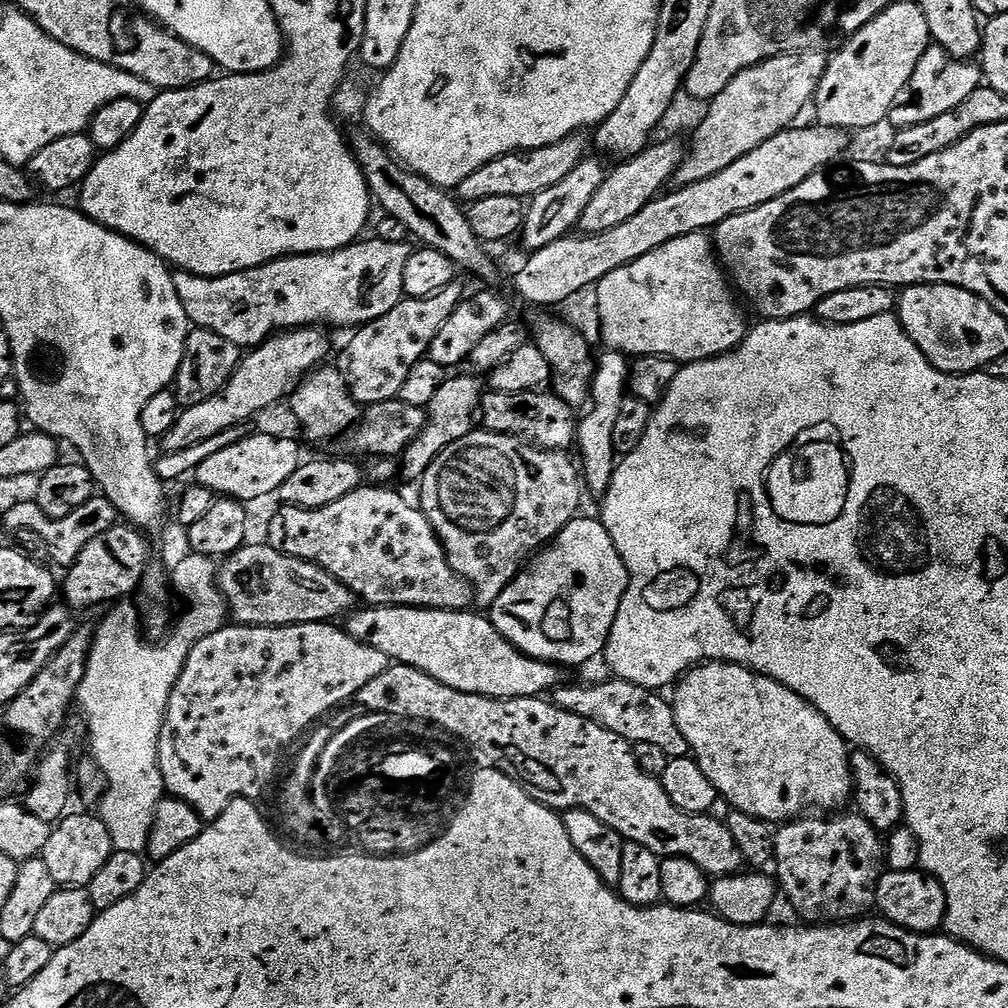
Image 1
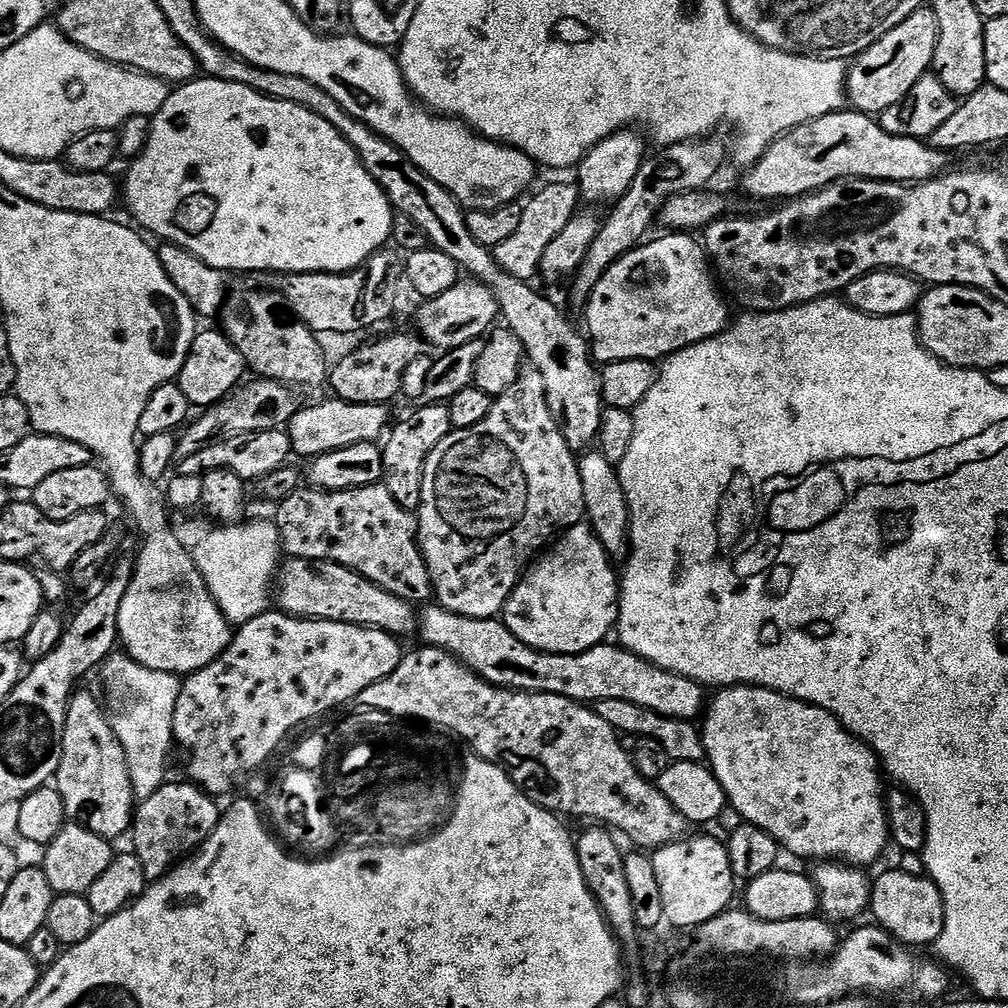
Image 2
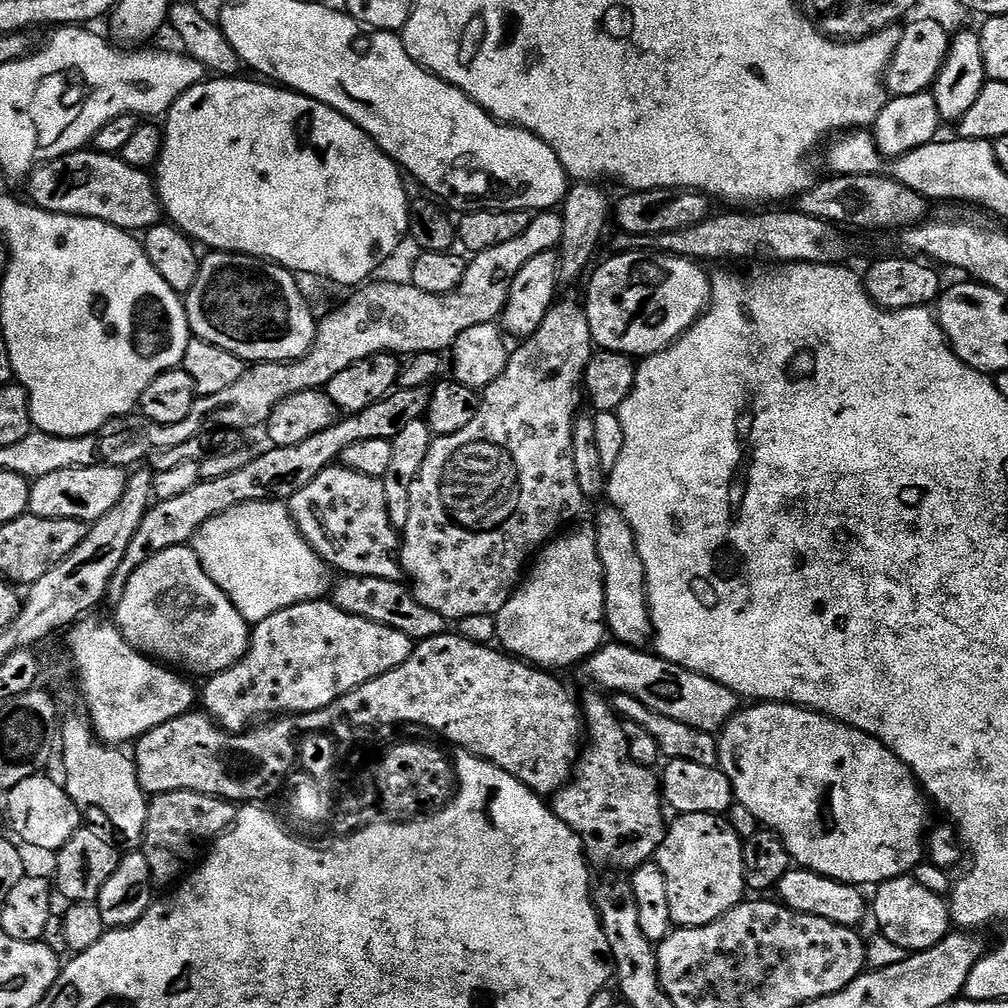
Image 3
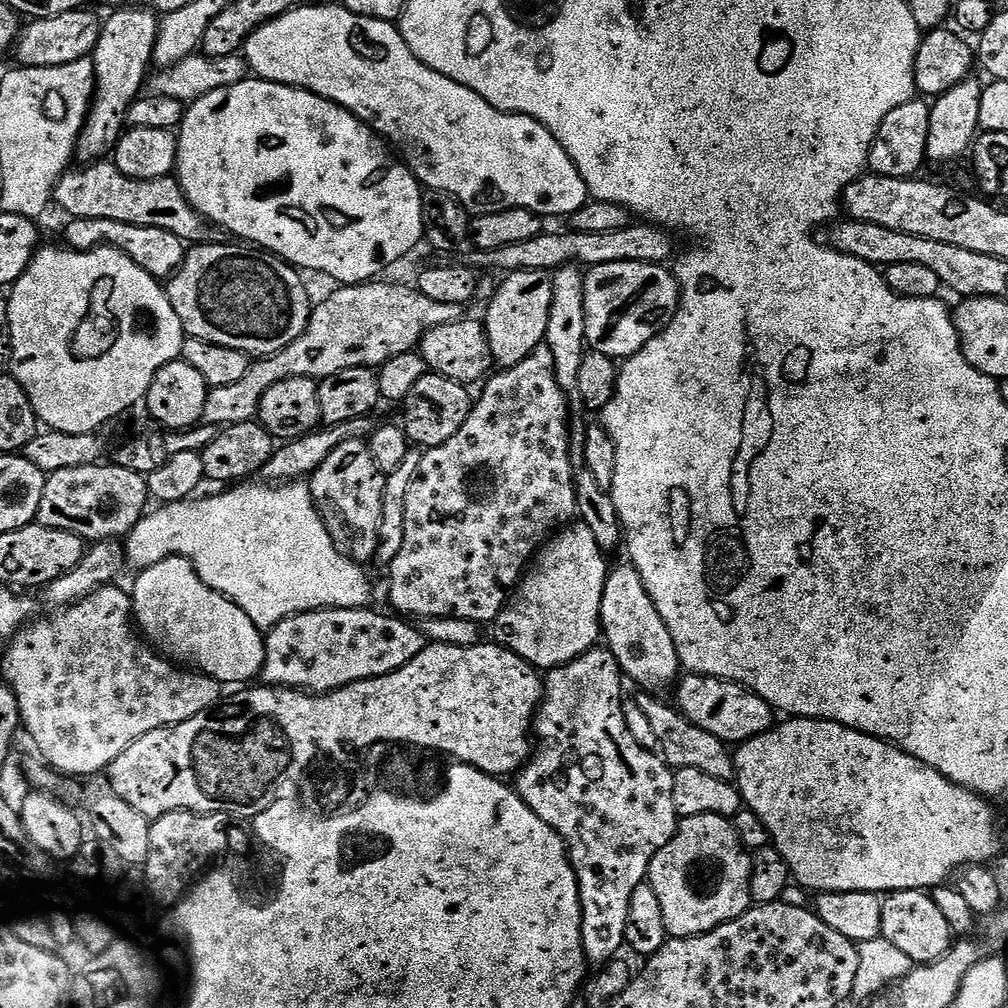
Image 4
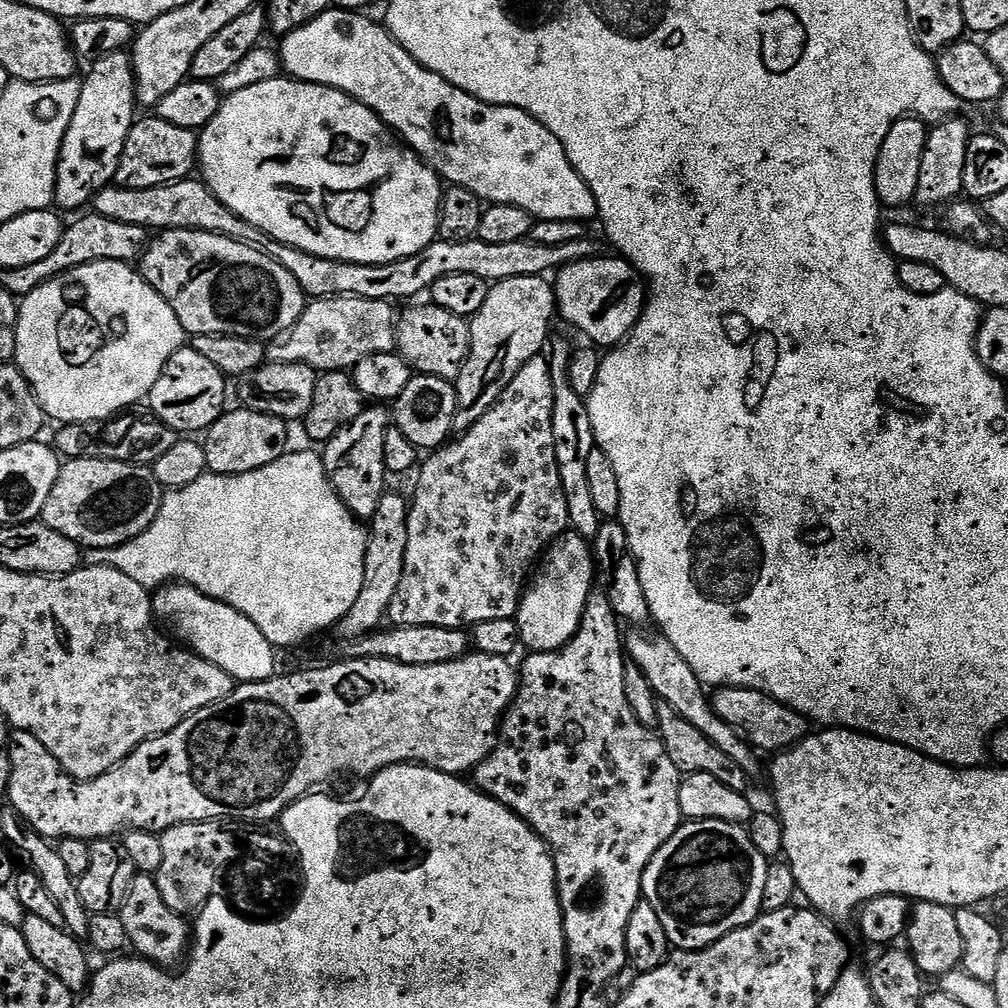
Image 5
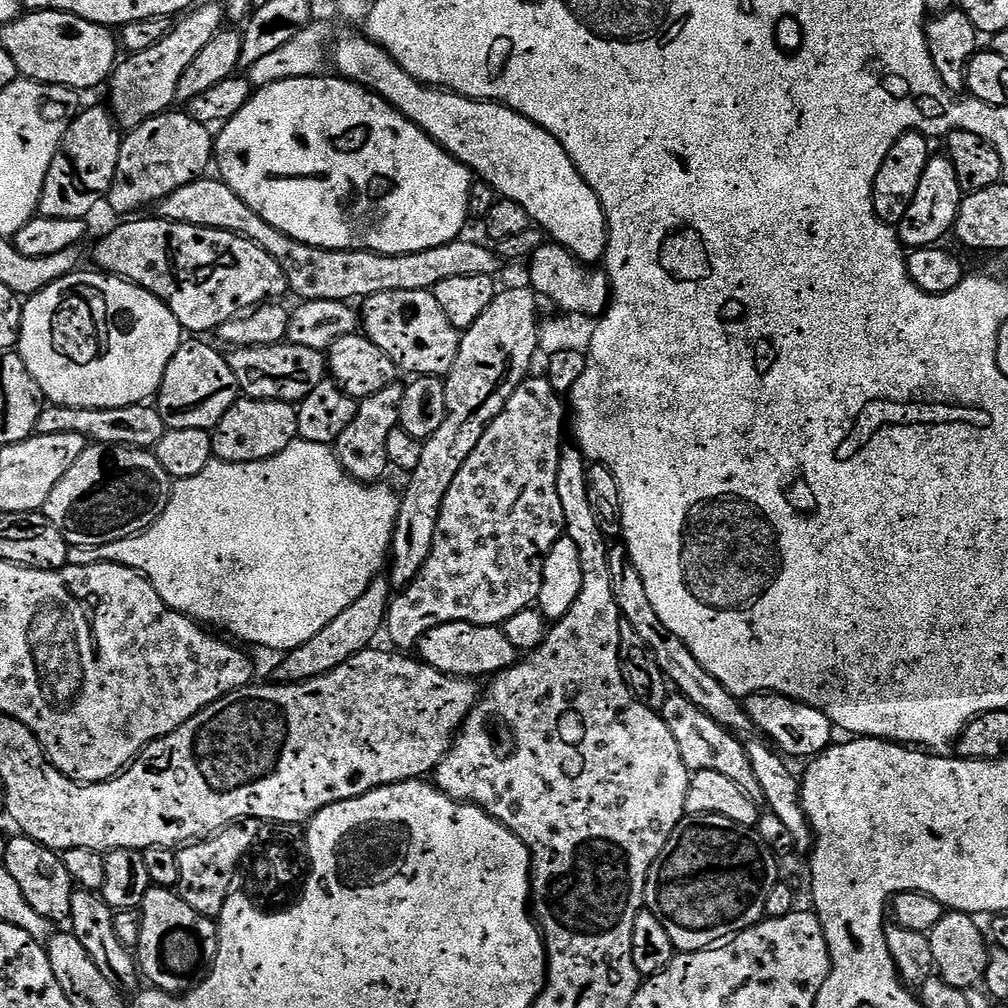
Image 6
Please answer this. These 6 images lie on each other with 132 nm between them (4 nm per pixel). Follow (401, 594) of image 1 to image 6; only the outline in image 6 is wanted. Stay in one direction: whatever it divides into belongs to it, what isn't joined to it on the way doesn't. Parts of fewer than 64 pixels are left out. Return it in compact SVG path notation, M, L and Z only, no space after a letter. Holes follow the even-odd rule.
M397 382L386 386L386 390L378 390L378 394L367 396L359 401L360 409L354 422L348 428L347 436L338 438L334 451L340 457L345 472L364 484L374 484L385 479L384 471L389 471L386 442L390 442L390 434L400 427L400 407L402 406L405 385ZM348 444L356 452L348 452Z

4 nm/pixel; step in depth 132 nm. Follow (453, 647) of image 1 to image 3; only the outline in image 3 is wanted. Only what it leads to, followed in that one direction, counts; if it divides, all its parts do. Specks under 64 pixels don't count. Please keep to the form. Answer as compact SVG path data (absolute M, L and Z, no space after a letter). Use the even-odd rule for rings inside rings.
M619 642L605 643L588 657L588 676L598 687L605 688L600 689L605 693L630 694L630 698L638 698L642 706L658 714L666 714L666 718L674 718L674 722L686 722L686 726L694 726L694 730L719 733L729 718L740 711L741 697L726 686L694 670L686 670L674 662L664 660L651 651L644 651L648 650Z

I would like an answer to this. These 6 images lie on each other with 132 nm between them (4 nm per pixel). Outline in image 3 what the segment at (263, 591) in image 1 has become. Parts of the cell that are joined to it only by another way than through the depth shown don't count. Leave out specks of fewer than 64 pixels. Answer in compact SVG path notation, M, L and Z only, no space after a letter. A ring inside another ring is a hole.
M345 576L339 577L340 581L335 581L334 587L330 592L331 603L339 606L346 614L354 614L358 618L366 618L370 622L378 622L382 626L390 626L390 630L402 630L402 634L406 634L413 640L419 642L421 640L429 640L435 636L445 635L446 621L442 614L434 614L434 610L422 606L422 602L418 602L415 596L407 587L403 588L400 580L387 580L386 578L366 578L365 576Z

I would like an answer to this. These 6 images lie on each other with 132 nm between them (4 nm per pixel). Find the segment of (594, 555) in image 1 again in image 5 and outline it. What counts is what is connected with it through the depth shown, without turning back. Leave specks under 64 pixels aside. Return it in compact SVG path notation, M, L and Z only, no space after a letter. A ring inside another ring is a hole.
M569 530L552 541L539 561L538 571L525 587L520 609L514 617L521 645L532 652L556 652L566 646L582 622L586 602L594 590L592 579L597 579L597 576L598 568L585 537Z

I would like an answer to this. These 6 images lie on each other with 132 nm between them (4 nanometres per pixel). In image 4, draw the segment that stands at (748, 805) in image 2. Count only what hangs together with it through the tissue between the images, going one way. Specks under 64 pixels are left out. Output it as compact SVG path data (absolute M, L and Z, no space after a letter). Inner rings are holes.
M788 718L783 721L785 724L777 723L769 732L763 732L755 736L753 740L747 740L745 744L739 745L735 749L734 759L736 762L736 778L735 785L740 789L741 801L746 805L747 811L758 814L758 818L762 818L762 822L766 826L771 843L782 854L782 858L786 858L788 869L792 872L792 880L800 883L802 887L809 888L812 894L822 892L875 892L877 894L887 894L889 892L901 892L902 890L931 890L940 885L947 885L949 881L957 875L958 870L963 870L970 864L987 865L988 860L992 860L1000 852L1000 828L996 825L996 812L991 808L989 801L983 796L979 796L976 792L966 790L962 786L958 786L954 782L950 782L950 778L946 778L942 774L938 774L938 770L934 770L930 766L926 766L926 762L922 762L918 758L914 758L910 754L906 754L901 748L894 744L888 743L887 740L880 740L877 736L867 736L864 732L859 732L853 728L842 726L838 722L830 722L829 720L806 720L803 718Z

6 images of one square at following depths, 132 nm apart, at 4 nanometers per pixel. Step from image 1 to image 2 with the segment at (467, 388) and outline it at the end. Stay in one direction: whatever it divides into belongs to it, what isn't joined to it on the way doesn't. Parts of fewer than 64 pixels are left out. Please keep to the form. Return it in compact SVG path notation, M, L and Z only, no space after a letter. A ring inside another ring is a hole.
M447 403L424 404L417 412L412 412L400 425L387 433L382 444L384 453L384 479L386 490L394 497L394 502L402 506L402 510L415 513L422 502L422 478L426 470L426 458L452 431L452 418Z

